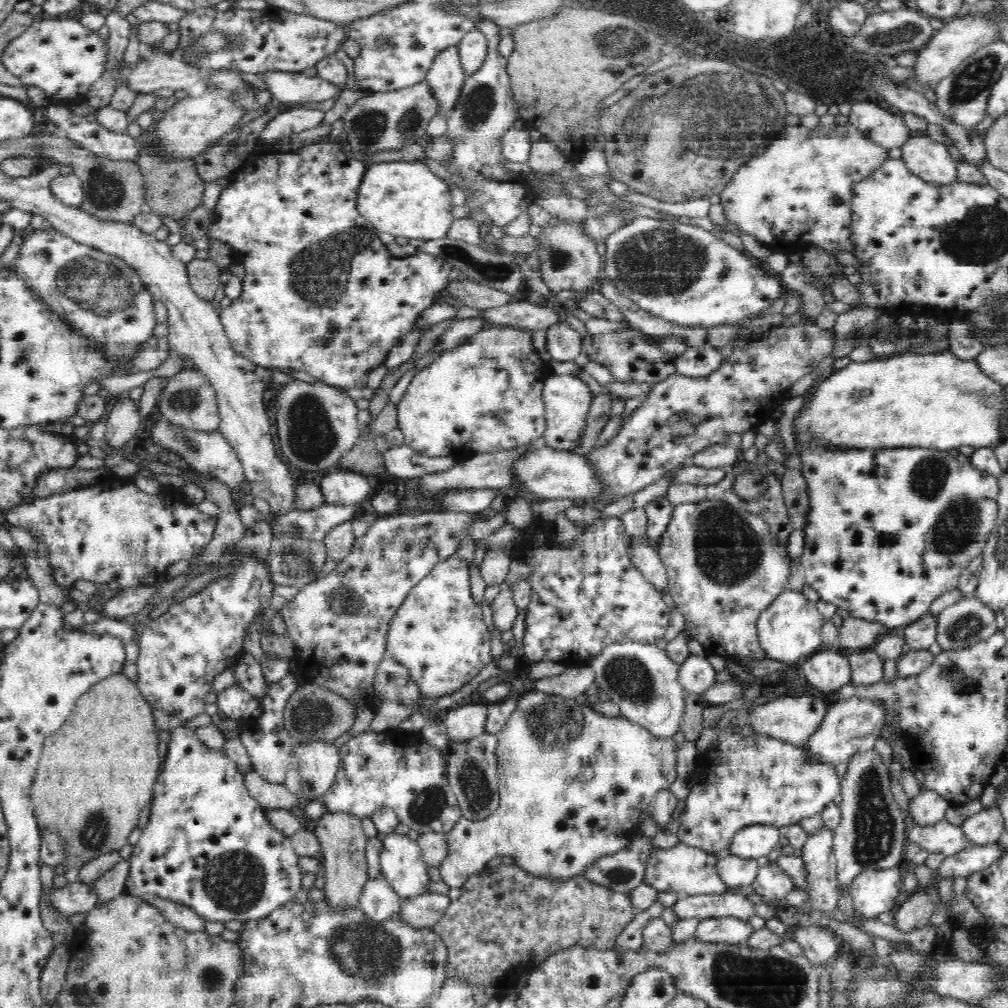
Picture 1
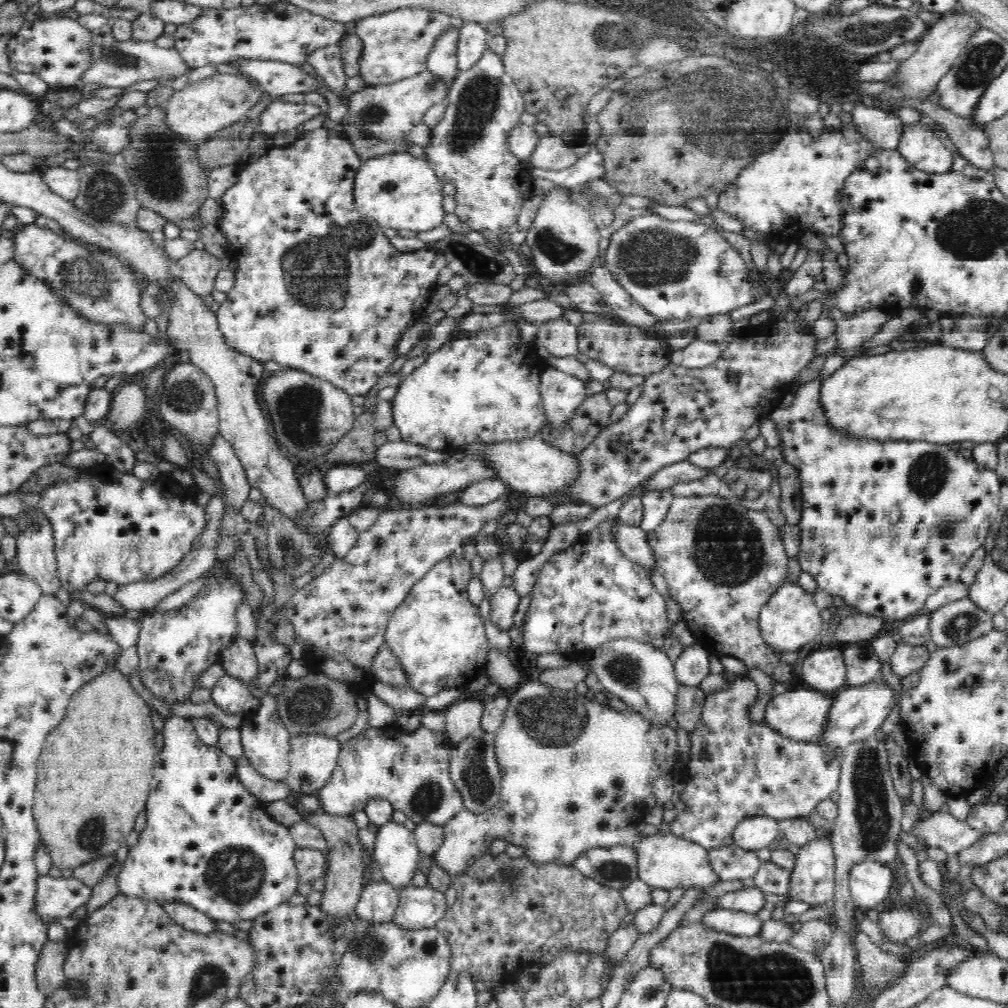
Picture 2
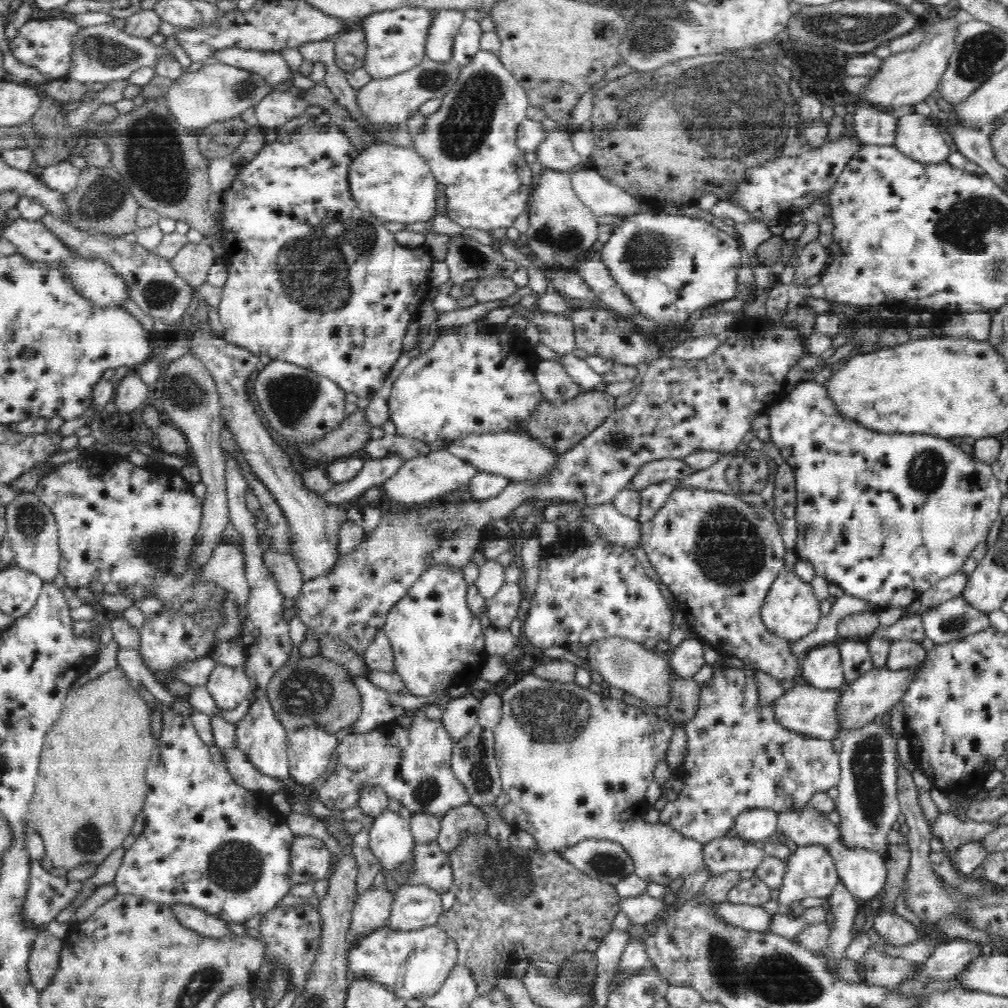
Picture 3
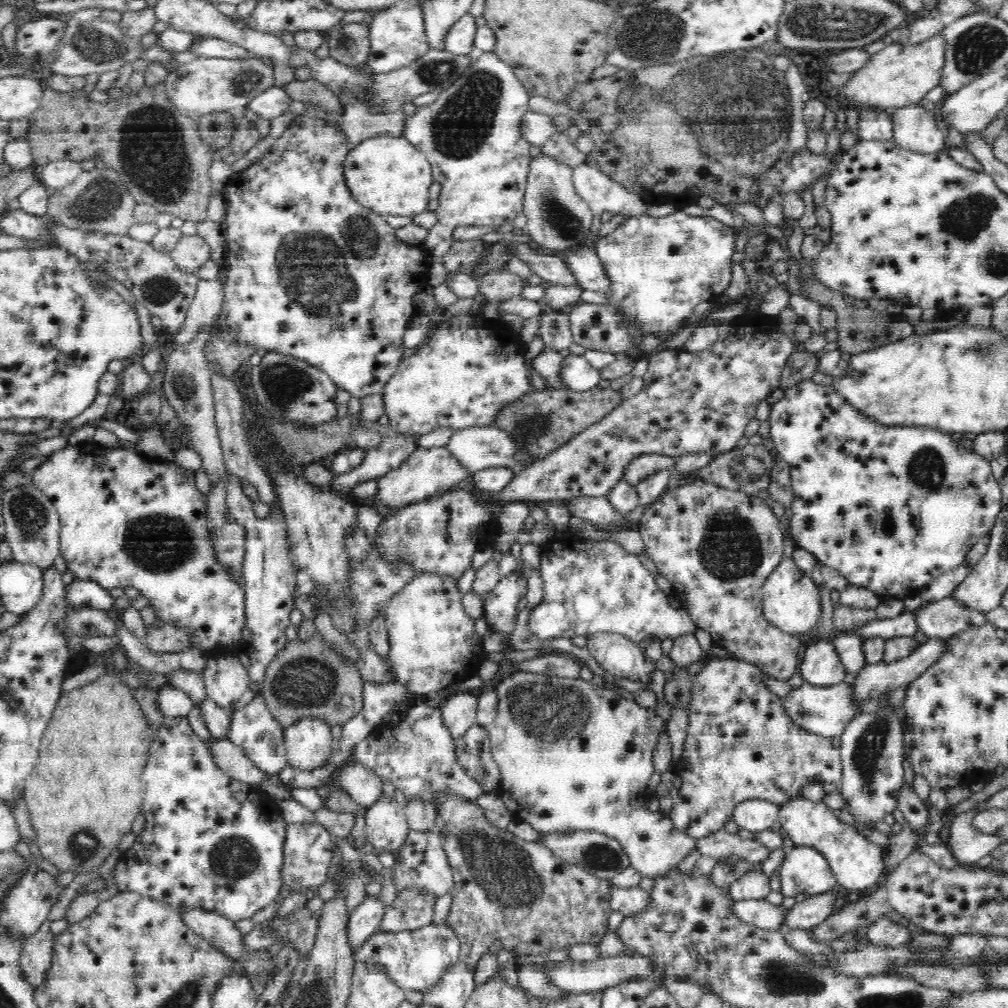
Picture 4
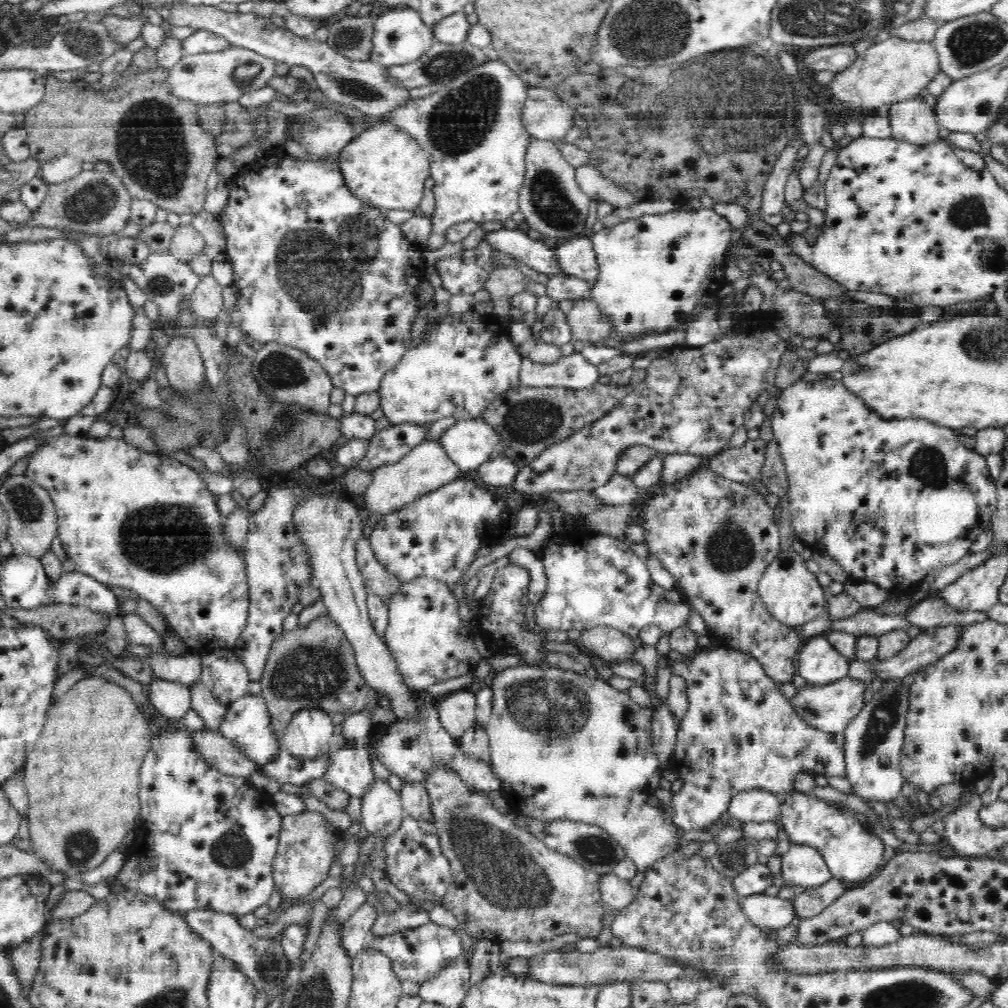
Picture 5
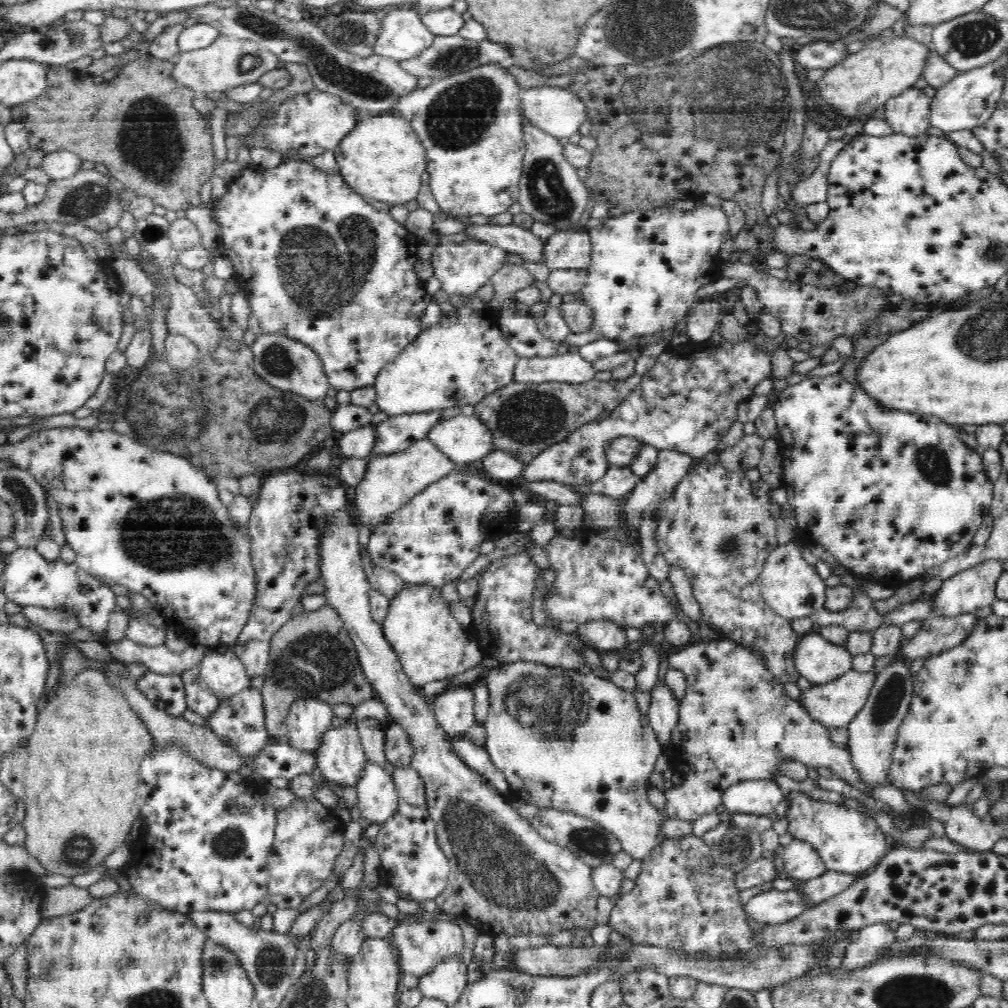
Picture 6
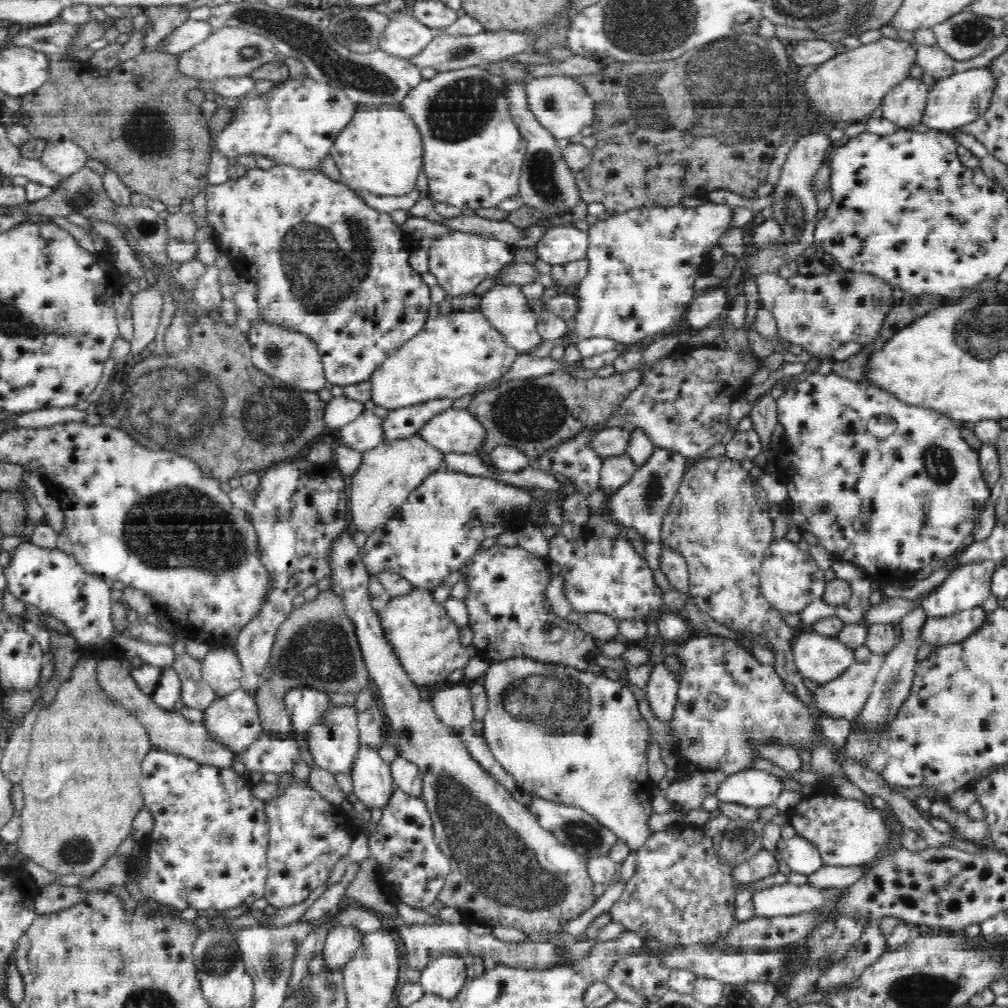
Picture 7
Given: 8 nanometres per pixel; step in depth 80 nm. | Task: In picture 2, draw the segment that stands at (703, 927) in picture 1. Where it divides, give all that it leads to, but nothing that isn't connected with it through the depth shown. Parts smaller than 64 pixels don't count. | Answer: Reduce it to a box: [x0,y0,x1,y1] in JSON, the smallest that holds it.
[700,909,763,936]

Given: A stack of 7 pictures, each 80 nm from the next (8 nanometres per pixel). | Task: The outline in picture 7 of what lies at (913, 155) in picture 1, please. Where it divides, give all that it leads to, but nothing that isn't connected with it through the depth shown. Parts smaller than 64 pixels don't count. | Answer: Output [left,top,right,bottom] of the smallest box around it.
[881,78,930,130]

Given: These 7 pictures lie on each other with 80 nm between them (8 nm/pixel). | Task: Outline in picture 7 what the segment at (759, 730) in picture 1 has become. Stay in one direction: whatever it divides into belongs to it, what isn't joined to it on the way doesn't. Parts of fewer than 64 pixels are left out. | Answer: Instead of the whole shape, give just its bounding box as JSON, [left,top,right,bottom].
[811,653,885,721]

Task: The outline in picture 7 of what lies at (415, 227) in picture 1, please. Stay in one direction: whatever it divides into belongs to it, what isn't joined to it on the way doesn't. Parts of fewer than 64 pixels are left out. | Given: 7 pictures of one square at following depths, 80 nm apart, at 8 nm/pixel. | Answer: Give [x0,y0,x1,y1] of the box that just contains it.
[329,104,424,196]

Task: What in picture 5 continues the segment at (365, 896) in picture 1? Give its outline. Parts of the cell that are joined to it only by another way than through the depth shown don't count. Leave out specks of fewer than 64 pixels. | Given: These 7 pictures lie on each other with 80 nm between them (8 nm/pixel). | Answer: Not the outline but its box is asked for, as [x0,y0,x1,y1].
[342,902,378,956]

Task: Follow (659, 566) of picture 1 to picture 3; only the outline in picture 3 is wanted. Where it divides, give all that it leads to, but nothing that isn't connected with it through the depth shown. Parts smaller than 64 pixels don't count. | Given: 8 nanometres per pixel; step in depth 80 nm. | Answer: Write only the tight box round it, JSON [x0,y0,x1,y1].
[581,502,641,552]

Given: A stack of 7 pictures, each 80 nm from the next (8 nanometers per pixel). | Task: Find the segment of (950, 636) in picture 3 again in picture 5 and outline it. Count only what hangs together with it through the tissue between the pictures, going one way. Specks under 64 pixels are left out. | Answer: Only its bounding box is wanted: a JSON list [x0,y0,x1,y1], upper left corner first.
[905,596,989,631]

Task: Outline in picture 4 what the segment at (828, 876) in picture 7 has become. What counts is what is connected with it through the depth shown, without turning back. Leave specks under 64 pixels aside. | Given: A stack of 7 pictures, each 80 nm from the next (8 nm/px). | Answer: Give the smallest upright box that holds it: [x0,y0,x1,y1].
[784,889,839,931]

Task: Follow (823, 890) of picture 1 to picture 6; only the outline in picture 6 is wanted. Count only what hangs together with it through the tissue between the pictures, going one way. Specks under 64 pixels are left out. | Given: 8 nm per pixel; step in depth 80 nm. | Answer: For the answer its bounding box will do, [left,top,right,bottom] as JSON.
[780,840,827,882]

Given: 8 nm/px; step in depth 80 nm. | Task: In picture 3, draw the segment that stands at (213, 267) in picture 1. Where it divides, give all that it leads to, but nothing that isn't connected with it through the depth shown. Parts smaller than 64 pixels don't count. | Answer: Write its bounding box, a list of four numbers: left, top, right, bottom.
[172,241,216,290]

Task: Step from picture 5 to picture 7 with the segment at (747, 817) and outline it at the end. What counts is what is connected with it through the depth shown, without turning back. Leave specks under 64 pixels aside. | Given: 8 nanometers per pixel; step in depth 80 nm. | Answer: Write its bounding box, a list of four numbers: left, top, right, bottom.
[716,769,784,810]

